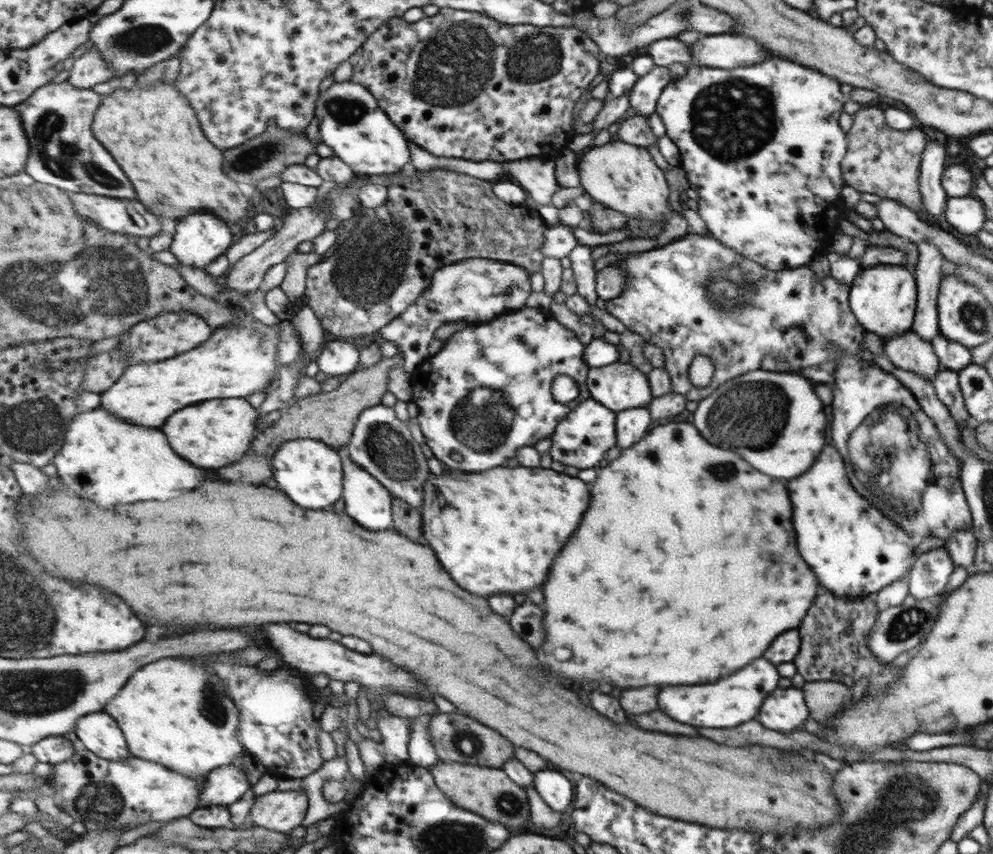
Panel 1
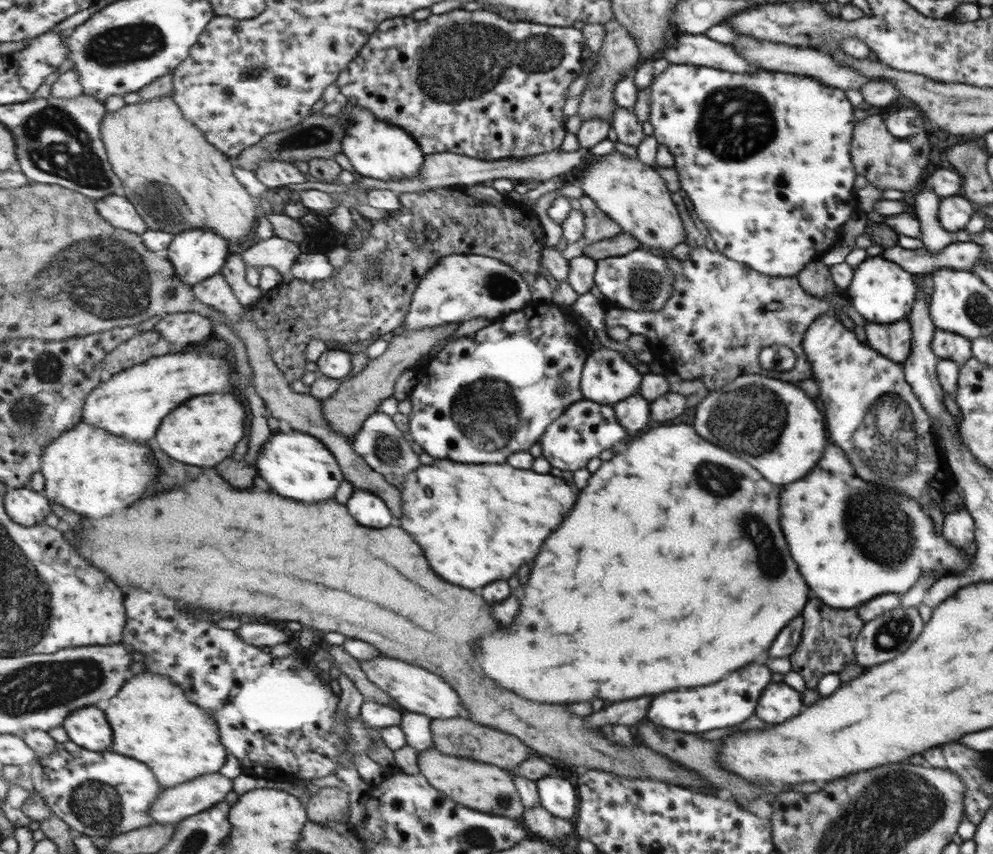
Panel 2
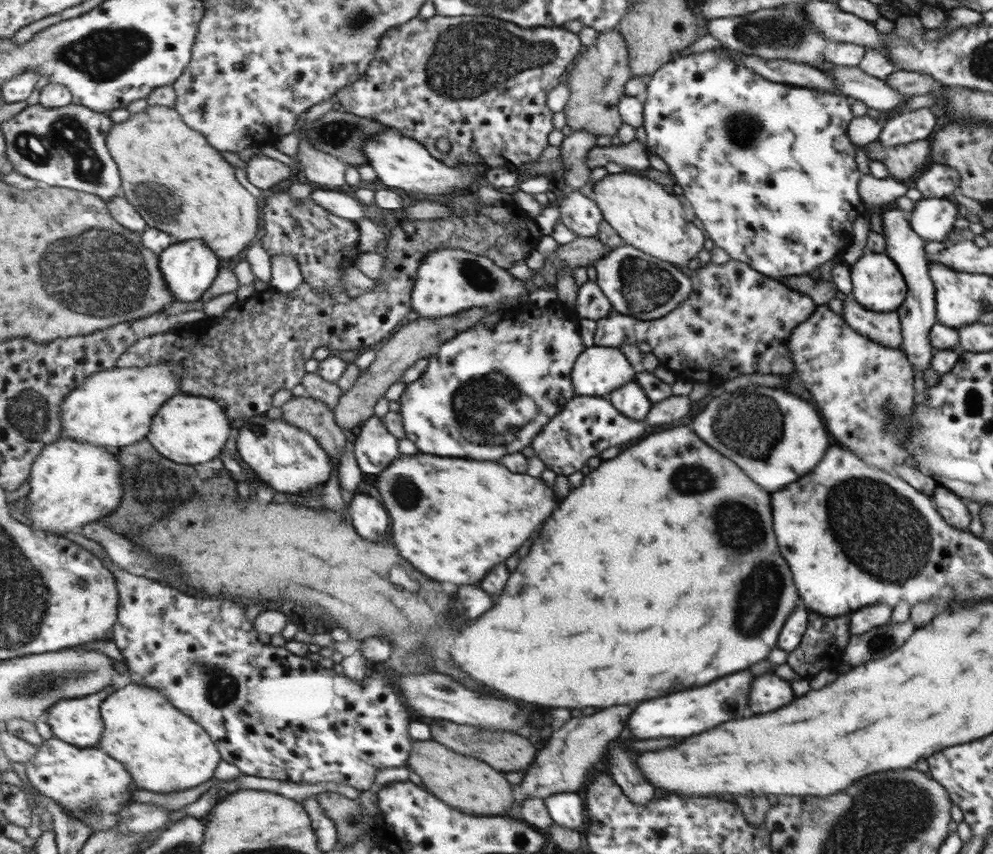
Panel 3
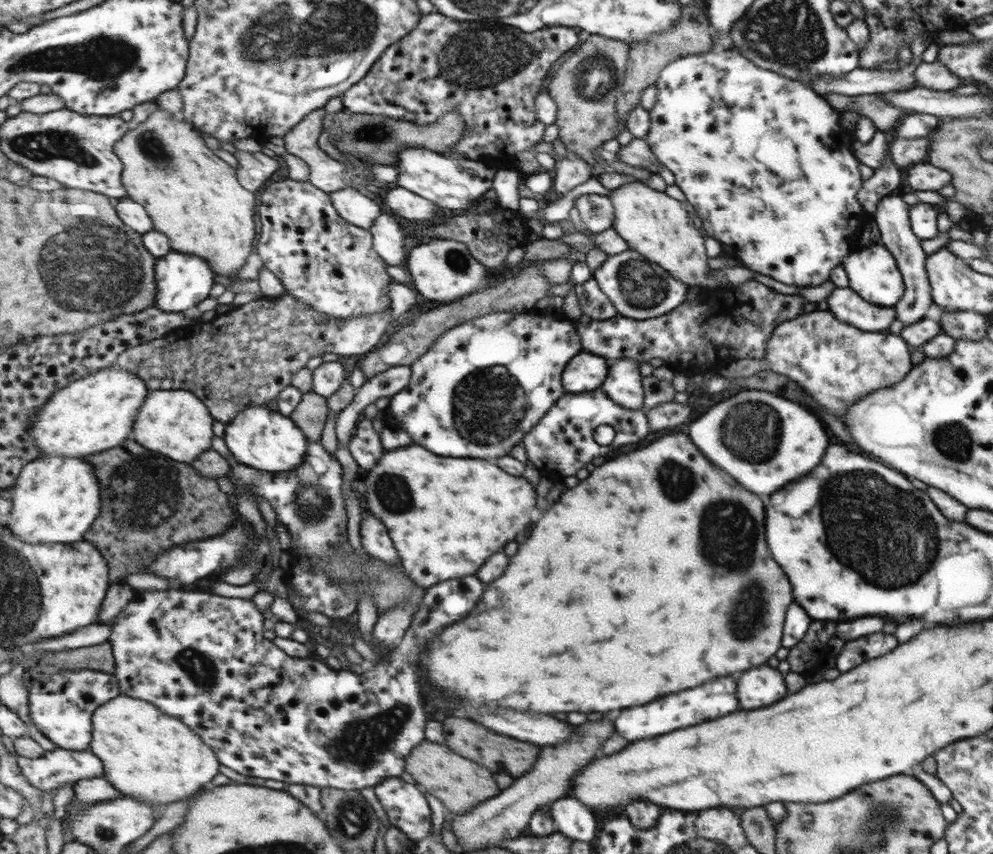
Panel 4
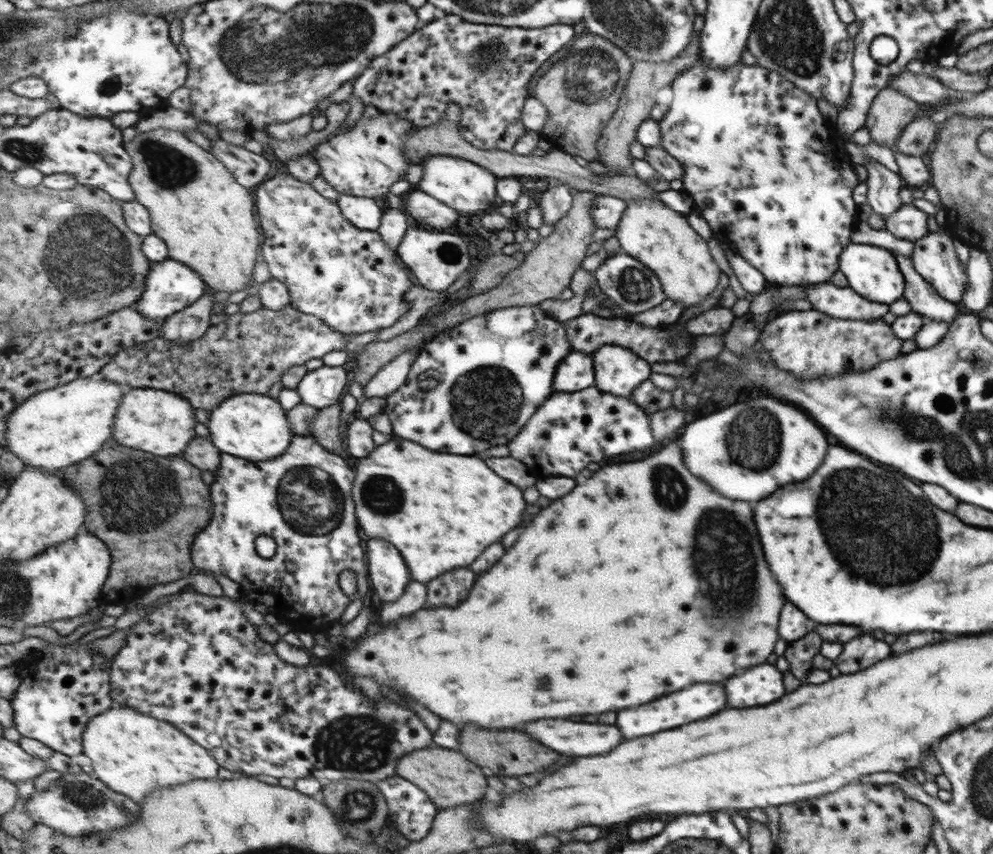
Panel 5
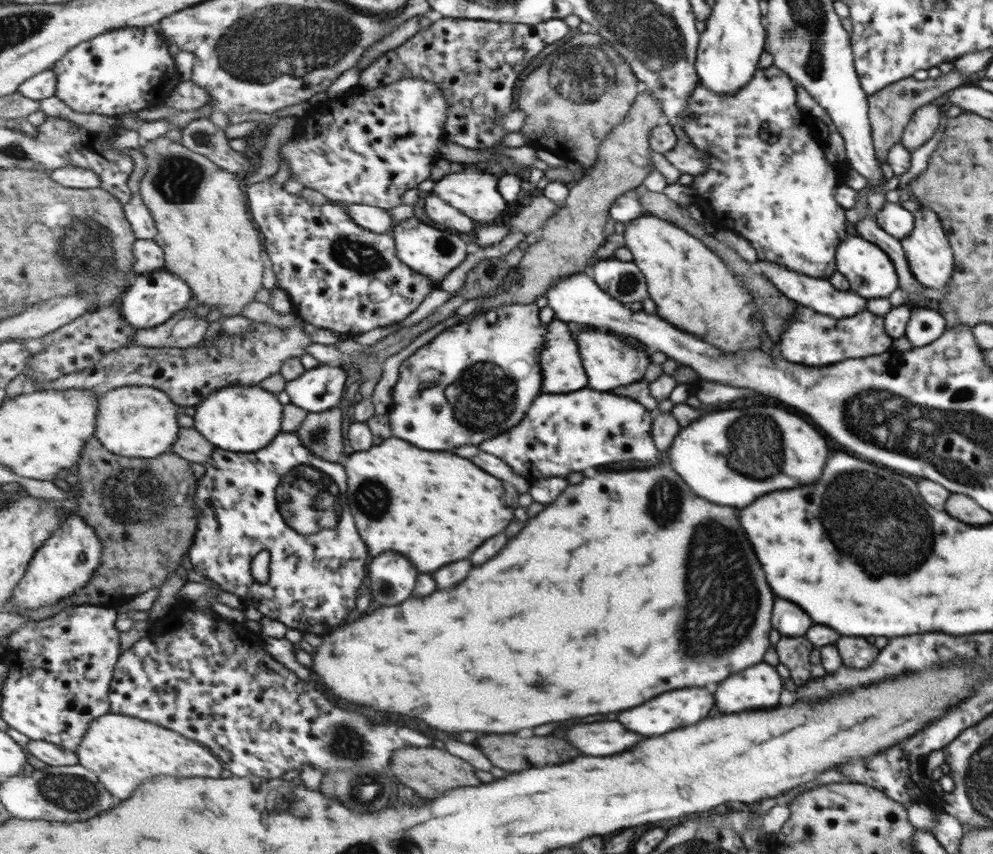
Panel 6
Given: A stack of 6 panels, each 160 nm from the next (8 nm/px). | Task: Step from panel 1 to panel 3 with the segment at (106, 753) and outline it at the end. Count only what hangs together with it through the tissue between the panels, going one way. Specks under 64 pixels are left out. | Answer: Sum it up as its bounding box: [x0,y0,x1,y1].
[45,687,116,748]

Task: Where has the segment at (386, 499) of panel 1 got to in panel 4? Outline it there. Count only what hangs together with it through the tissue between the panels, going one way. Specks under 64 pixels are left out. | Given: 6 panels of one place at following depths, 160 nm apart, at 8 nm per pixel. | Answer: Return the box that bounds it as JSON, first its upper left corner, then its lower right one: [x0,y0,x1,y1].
[360,512,401,564]

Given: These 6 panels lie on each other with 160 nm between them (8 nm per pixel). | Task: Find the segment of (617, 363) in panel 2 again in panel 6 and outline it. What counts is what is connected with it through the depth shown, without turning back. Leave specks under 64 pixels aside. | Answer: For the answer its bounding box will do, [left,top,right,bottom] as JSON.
[541,318,588,392]

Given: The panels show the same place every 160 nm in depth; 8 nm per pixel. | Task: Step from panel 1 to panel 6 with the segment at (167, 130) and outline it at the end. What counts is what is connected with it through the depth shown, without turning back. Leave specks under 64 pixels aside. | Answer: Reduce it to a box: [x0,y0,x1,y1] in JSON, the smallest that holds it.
[140,137,263,317]

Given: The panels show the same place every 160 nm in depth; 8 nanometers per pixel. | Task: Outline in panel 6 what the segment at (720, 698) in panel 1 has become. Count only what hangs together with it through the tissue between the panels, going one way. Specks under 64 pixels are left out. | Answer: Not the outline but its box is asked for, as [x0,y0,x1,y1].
[617,688,713,736]

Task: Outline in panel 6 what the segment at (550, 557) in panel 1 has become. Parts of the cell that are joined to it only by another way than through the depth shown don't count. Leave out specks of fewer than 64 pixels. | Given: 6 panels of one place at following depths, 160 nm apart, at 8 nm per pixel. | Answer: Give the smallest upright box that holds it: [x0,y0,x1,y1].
[343,438,515,574]

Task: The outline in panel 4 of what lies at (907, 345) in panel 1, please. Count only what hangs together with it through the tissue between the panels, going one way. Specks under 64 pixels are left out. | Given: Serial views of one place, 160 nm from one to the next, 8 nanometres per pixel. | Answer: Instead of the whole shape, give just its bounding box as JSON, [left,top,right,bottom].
[825,288,896,332]

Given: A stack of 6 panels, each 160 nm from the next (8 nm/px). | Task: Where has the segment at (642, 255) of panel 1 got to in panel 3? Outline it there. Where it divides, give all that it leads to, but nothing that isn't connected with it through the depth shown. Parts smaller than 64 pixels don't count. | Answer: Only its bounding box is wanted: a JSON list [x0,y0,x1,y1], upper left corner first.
[593,259,816,387]

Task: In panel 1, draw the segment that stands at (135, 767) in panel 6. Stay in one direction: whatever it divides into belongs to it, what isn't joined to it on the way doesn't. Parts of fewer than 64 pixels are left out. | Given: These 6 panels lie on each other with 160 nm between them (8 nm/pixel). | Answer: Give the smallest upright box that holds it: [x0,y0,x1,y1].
[103,657,246,778]

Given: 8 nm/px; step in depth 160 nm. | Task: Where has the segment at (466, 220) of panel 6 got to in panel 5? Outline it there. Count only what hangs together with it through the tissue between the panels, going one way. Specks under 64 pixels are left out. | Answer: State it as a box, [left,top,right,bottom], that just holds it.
[402,188,463,228]

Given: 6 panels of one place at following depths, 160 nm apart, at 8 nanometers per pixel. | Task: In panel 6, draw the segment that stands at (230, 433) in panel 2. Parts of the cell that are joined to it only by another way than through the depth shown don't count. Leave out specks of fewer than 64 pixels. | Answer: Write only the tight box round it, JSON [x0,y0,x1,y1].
[96,387,180,459]

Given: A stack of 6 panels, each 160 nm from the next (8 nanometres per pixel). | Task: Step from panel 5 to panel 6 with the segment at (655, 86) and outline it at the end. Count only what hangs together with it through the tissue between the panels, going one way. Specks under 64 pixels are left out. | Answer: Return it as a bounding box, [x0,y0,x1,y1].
[480,88,661,308]

